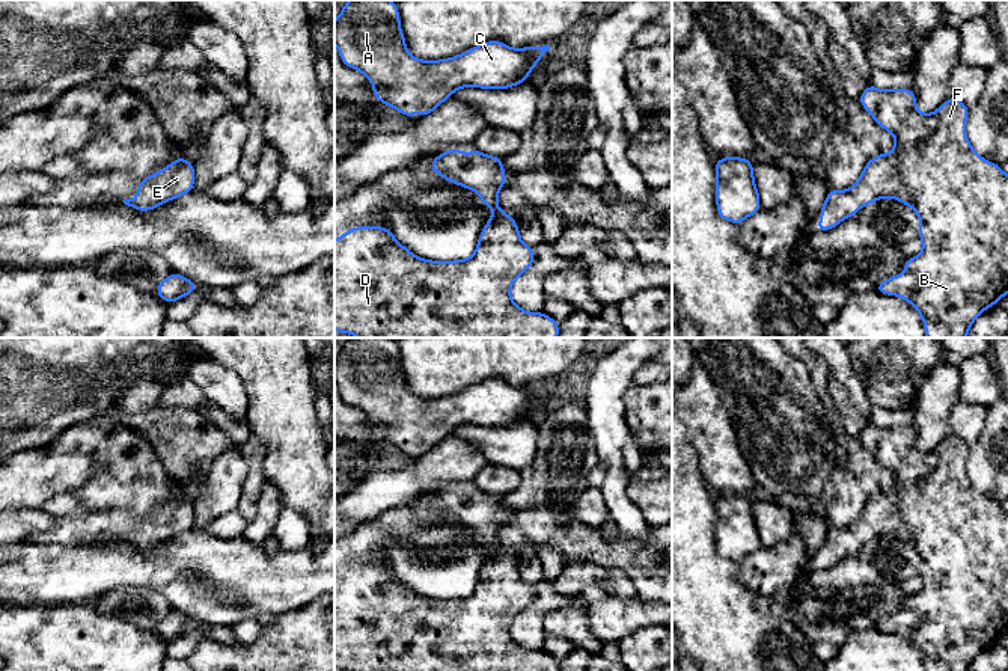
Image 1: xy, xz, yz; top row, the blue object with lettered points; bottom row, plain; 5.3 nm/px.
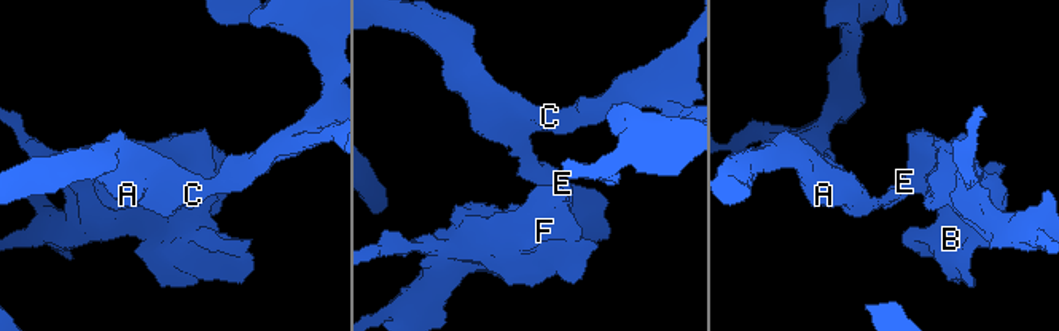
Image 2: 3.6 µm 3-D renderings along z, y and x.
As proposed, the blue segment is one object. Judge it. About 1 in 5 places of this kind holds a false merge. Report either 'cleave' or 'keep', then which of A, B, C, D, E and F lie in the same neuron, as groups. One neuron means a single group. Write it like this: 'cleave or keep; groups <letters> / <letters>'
keep; groups A B C D E F

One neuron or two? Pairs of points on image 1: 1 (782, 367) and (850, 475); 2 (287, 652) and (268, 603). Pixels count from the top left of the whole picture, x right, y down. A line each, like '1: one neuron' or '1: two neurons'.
1: two neurons
2: two neurons

